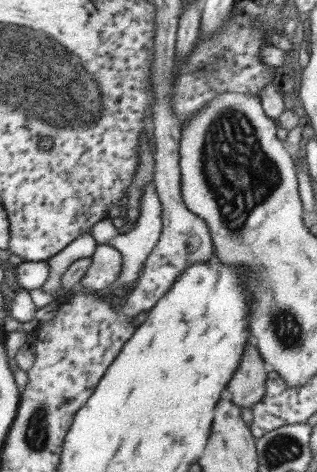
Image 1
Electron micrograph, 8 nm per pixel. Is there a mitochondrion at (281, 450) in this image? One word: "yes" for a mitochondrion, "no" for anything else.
yes

